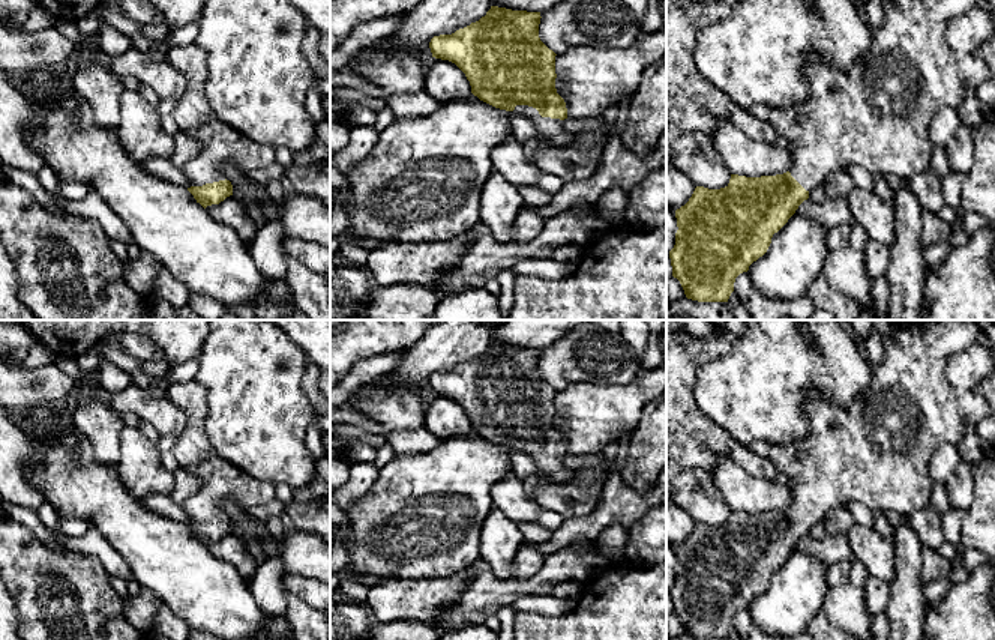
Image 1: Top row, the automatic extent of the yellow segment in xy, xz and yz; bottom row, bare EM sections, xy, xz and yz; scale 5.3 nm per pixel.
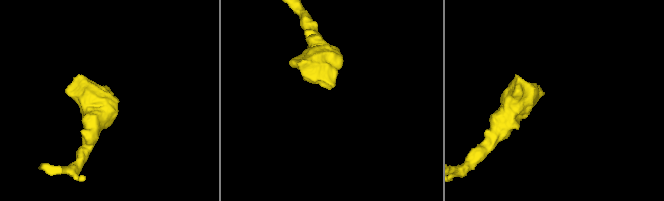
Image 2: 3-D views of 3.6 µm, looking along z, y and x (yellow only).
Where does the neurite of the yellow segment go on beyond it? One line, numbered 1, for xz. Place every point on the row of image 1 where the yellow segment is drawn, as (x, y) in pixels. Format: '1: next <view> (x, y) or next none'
1: next xz (551, 129)

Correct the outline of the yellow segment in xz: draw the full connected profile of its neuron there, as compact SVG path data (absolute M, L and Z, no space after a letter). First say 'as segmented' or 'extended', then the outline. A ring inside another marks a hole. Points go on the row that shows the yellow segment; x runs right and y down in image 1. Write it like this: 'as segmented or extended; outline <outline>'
extended; outline M491 6L485 17L452 35L434 36L429 42L432 57L455 63L467 77L471 93L480 101L528 117L542 140L567 147L575 135L563 128L567 119L564 99L555 89L555 53L539 38L540 12L512 11Z

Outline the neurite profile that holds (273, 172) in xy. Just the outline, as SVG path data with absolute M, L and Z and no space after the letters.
M278 162L269 164L267 167L261 170L251 170L246 171L246 176L254 182L260 185L267 185L272 180L281 180L285 176L285 167L282 167Z

